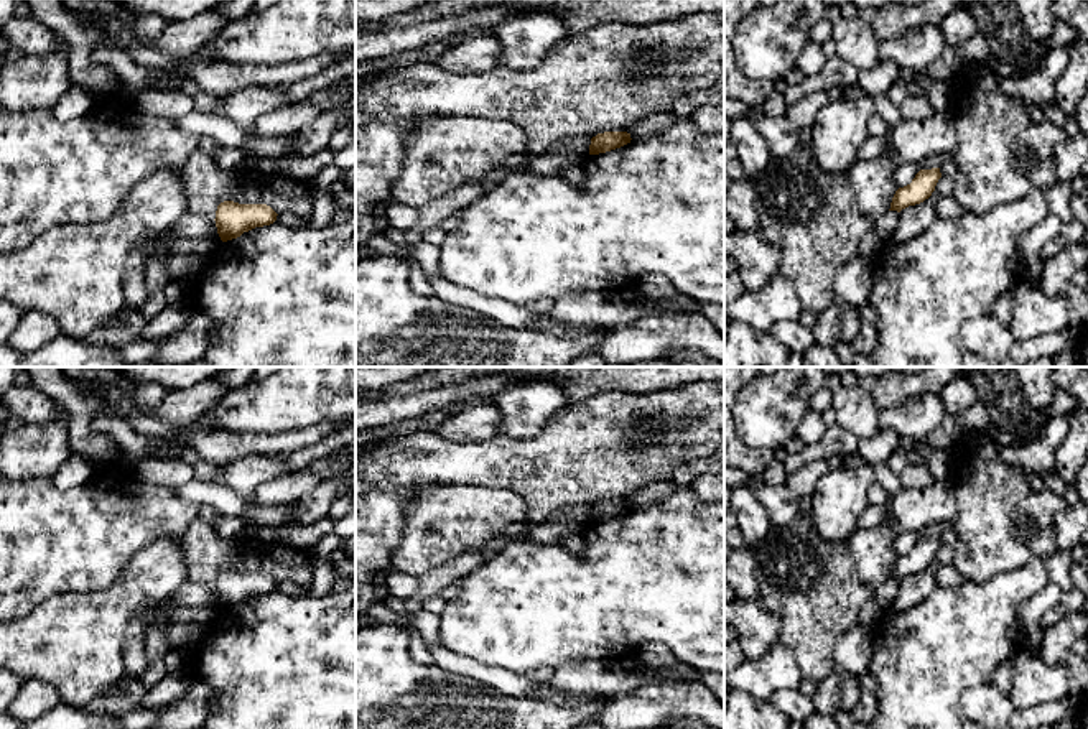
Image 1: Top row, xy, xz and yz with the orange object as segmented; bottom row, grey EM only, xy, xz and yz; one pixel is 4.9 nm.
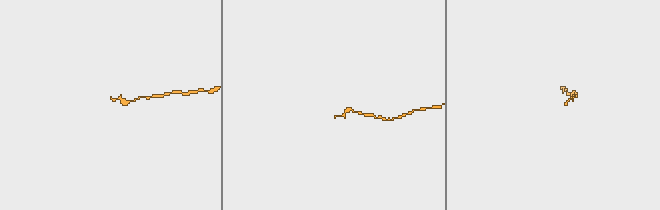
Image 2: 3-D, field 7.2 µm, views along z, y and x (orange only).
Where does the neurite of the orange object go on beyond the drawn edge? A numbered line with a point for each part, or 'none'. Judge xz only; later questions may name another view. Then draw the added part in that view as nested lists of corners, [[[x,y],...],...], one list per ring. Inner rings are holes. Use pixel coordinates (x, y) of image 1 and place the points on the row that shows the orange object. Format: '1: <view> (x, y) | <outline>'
none

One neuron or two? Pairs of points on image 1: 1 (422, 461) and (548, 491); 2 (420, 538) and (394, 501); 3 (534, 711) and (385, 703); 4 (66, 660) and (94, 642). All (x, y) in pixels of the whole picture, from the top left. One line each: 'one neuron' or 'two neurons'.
1: one neuron
2: two neurons
3: one neuron
4: one neuron

